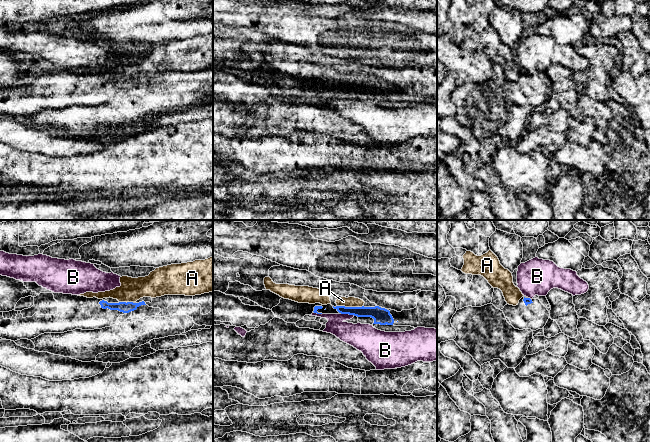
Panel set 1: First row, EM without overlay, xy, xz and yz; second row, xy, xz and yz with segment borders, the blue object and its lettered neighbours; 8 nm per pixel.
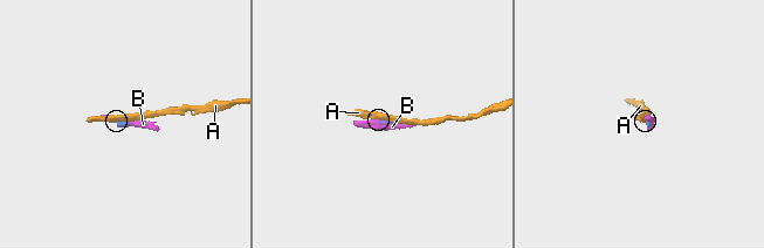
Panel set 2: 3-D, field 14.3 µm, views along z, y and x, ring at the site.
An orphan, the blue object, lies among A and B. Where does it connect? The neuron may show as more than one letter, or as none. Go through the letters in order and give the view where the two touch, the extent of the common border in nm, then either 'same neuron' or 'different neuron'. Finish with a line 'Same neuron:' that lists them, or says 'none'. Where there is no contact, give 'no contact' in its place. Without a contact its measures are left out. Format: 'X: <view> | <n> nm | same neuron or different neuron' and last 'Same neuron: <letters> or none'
A: xz | 220 nm | different neuron
B: xz | 110 nm | different neuron
Same neuron: none

